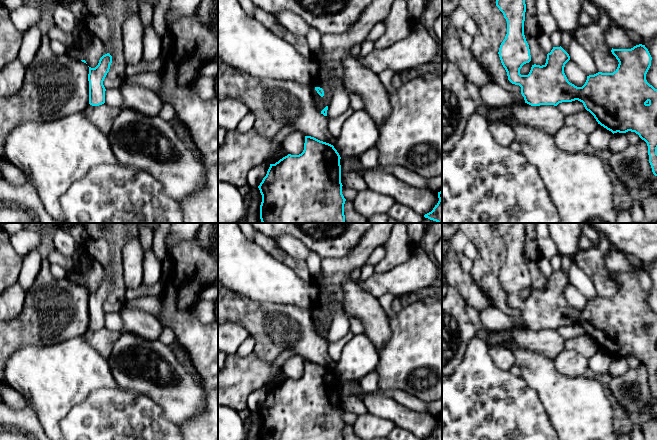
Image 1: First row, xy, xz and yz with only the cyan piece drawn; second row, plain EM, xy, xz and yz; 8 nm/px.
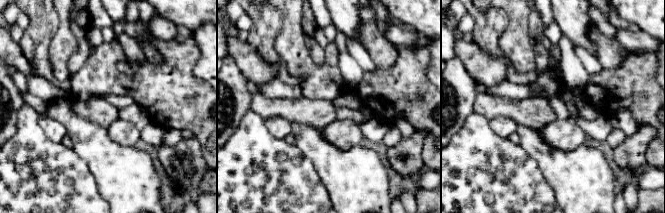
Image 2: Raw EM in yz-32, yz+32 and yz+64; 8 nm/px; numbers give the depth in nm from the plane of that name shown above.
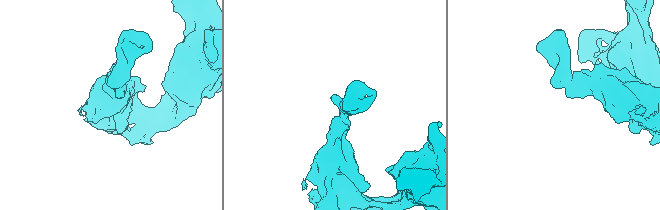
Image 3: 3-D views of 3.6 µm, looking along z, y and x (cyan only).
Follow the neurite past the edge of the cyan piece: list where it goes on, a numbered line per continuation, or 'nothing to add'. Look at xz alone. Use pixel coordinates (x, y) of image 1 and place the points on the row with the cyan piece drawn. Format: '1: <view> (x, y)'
nothing to add

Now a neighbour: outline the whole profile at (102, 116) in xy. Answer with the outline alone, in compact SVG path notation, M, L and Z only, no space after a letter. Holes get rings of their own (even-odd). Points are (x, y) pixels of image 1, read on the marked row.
M105 103L99 106L89 104L84 110L84 115L101 132L108 135L121 110L122 108L111 107Z

